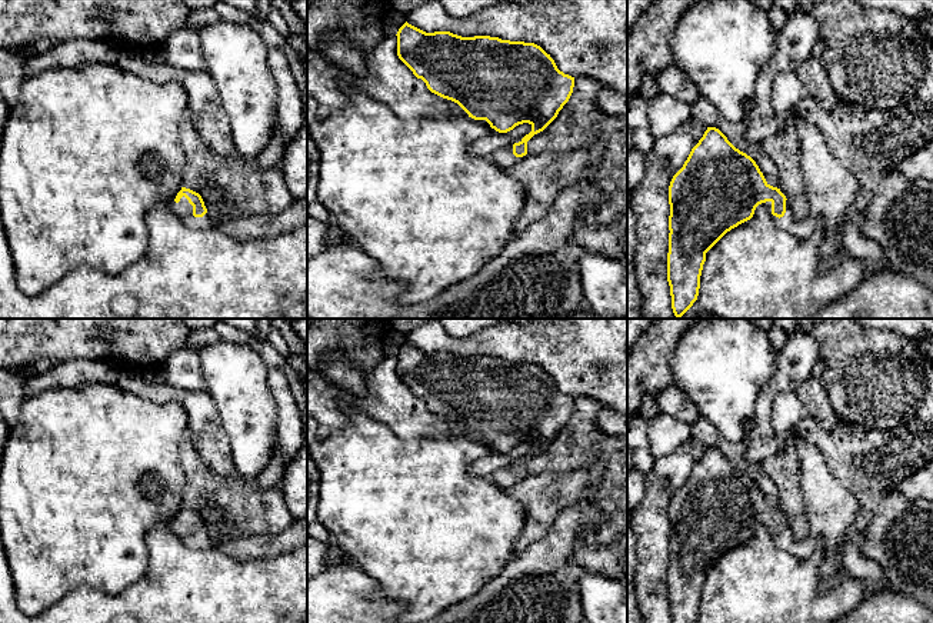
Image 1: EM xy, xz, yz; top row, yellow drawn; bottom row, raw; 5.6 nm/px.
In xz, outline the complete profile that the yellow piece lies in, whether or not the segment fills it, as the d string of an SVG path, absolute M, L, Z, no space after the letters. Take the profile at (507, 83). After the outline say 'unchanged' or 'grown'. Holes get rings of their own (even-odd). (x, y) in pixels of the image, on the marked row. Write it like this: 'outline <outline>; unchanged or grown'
outline M407 21L397 31L397 56L427 89L457 103L469 117L486 120L499 133L529 123L532 131L497 150L492 160L507 170L527 156L527 141L543 131L569 101L574 77L560 71L540 46L490 36L461 37L450 31L426 33Z; grown

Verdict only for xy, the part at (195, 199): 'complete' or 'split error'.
split error

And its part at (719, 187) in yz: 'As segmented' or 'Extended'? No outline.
Extended

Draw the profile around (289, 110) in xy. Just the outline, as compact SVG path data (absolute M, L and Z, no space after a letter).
M269 49L267 64L277 90L276 121L290 140L304 123L300 90L281 49Z

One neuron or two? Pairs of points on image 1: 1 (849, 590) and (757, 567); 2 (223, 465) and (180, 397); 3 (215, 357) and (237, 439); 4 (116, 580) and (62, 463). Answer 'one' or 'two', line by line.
1: one
2: one
3: one
4: one

